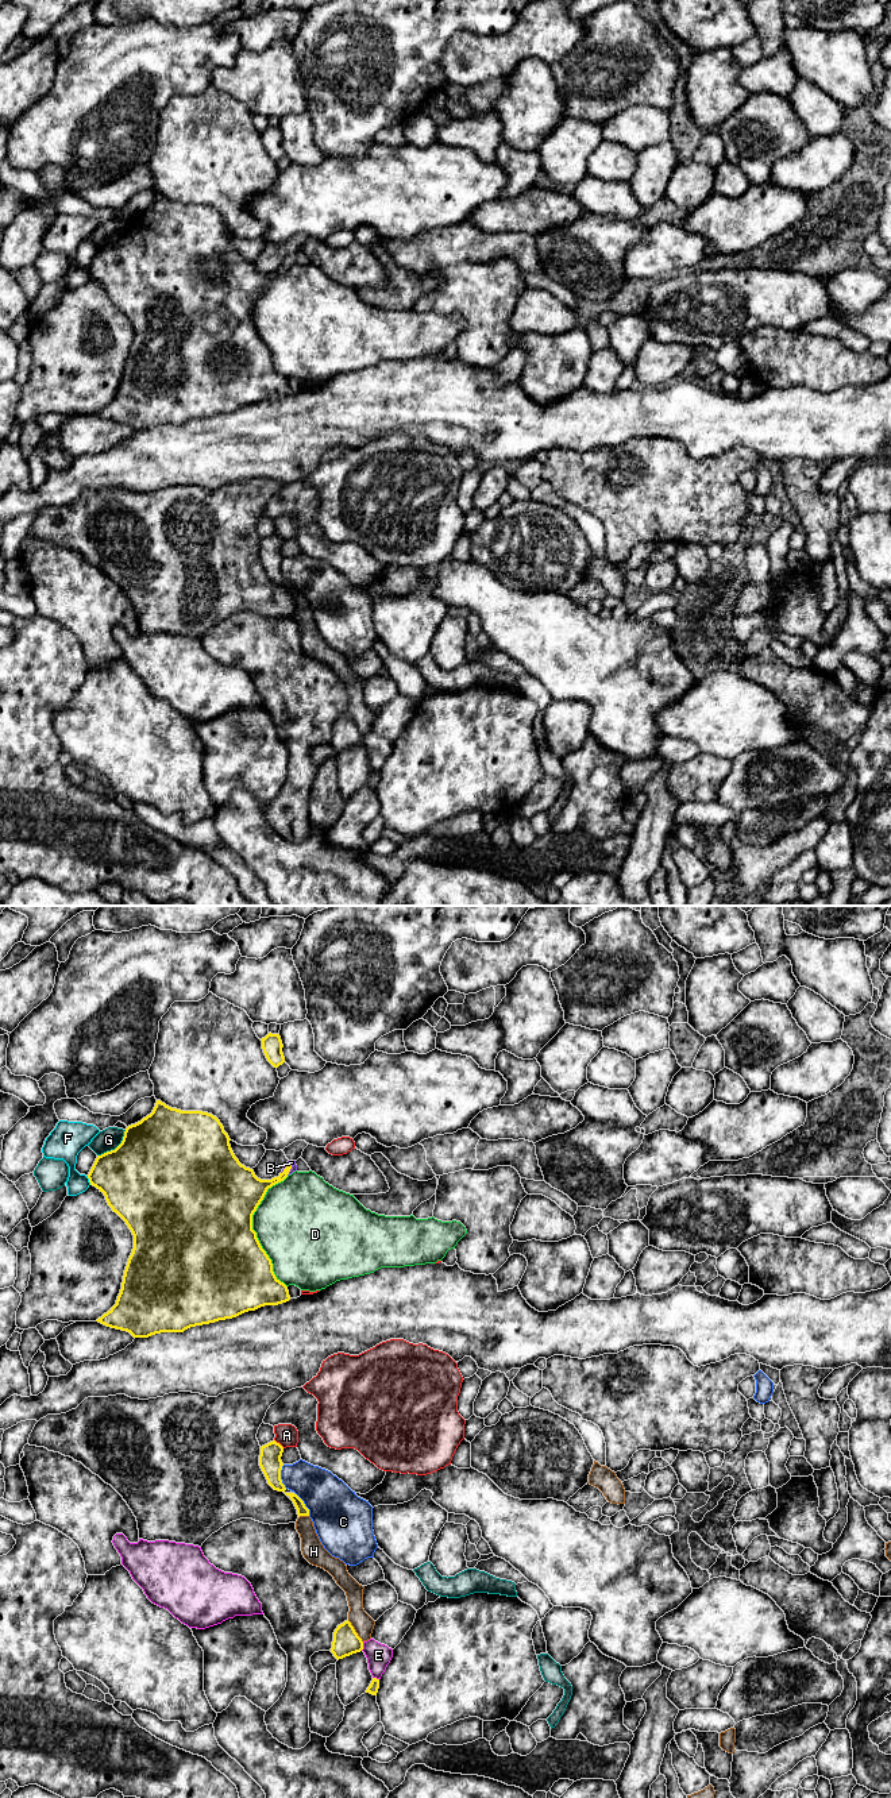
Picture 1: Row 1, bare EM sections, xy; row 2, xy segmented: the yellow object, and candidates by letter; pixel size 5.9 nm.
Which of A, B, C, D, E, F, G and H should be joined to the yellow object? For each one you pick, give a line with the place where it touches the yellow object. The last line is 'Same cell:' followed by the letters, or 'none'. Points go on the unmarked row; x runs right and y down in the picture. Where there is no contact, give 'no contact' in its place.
B: contact xy (285, 261)
Same cell: B

